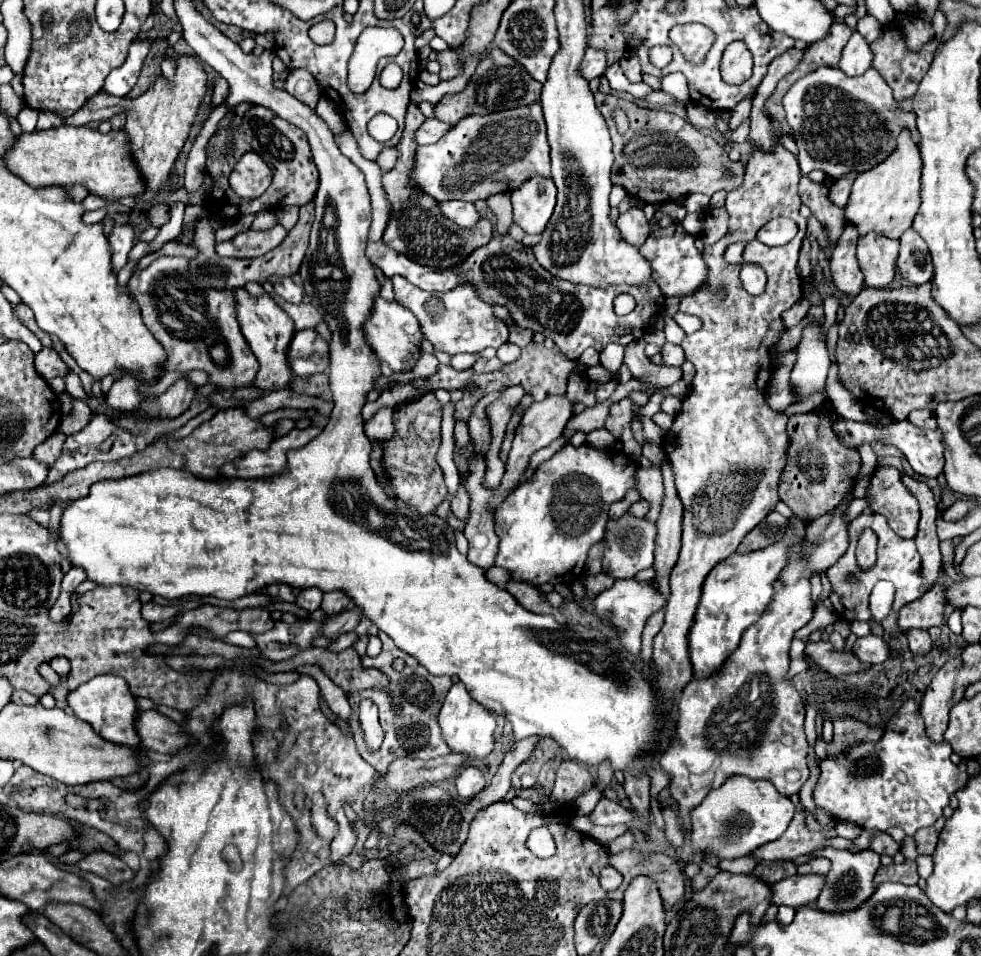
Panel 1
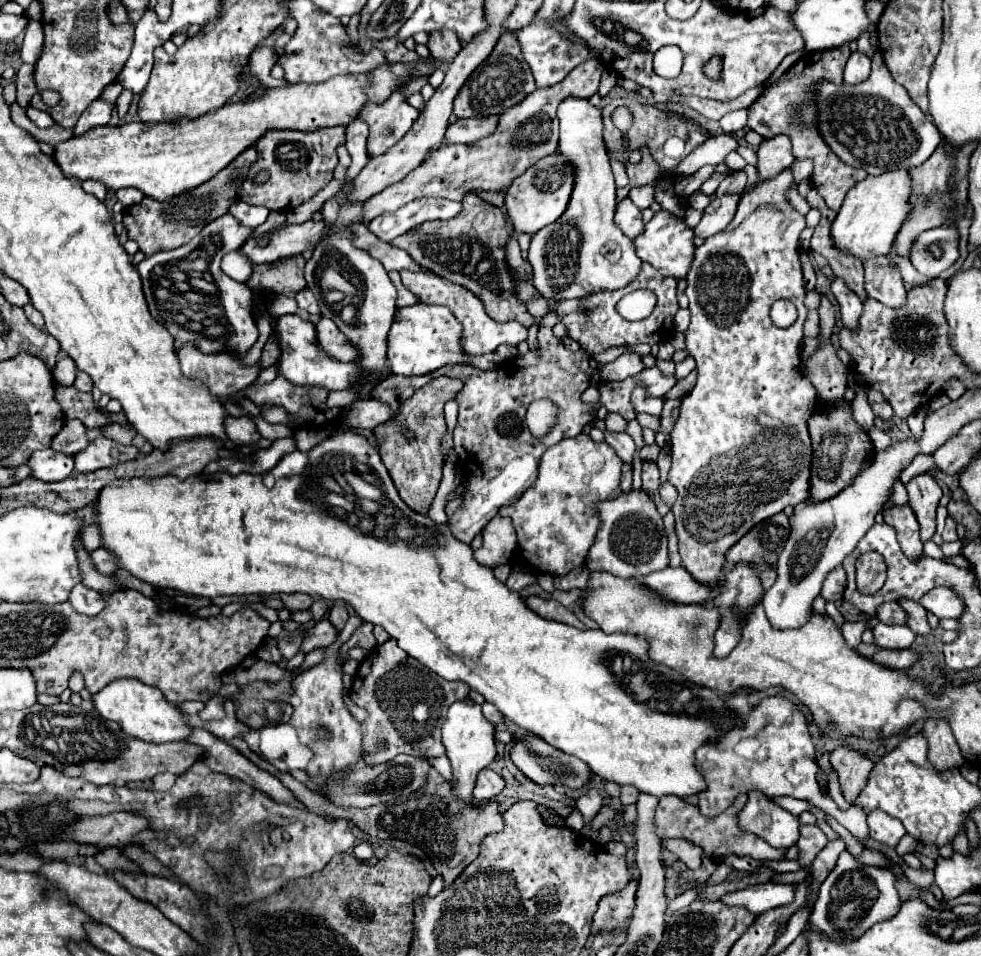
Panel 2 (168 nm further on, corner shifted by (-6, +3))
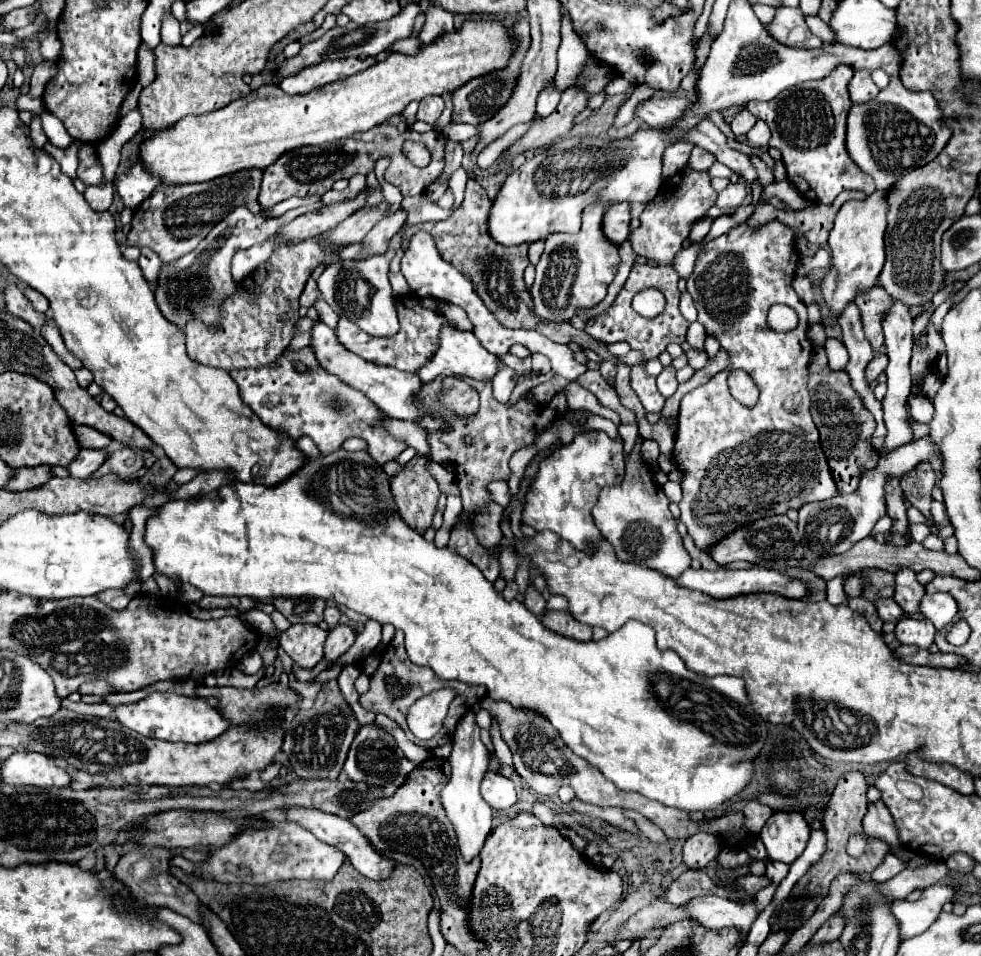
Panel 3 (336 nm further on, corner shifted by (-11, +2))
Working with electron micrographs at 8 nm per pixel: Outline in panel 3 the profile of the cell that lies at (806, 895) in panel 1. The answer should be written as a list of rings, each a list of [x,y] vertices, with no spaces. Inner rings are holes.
[[[707,895],[707,897],[695,897],[687,903],[681,905],[687,913],[689,919],[699,923],[705,929],[725,929],[725,927],[735,927],[737,931],[743,931],[741,935],[745,937],[757,919],[755,903],[731,903],[729,899],[717,897],[717,895]]]

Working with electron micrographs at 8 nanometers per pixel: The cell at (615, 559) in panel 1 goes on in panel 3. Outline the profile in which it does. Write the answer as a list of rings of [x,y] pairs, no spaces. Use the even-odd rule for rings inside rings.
[[[639,435],[629,455],[623,481],[619,485],[601,489],[599,501],[593,507],[593,519],[597,529],[601,531],[601,537],[615,547],[619,559],[627,563],[643,563],[651,569],[659,569],[667,577],[677,579],[691,567],[691,557],[683,547],[675,517],[669,511],[669,499],[653,481],[651,467],[641,459],[643,441],[645,439]]]

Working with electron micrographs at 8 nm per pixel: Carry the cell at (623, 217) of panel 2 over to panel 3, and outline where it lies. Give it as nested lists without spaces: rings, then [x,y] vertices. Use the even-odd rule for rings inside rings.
[[[615,203],[611,207],[607,207],[605,215],[603,215],[603,235],[615,243],[615,245],[621,245],[627,235],[629,235],[629,221],[631,221],[631,215],[629,215],[629,203]]]

